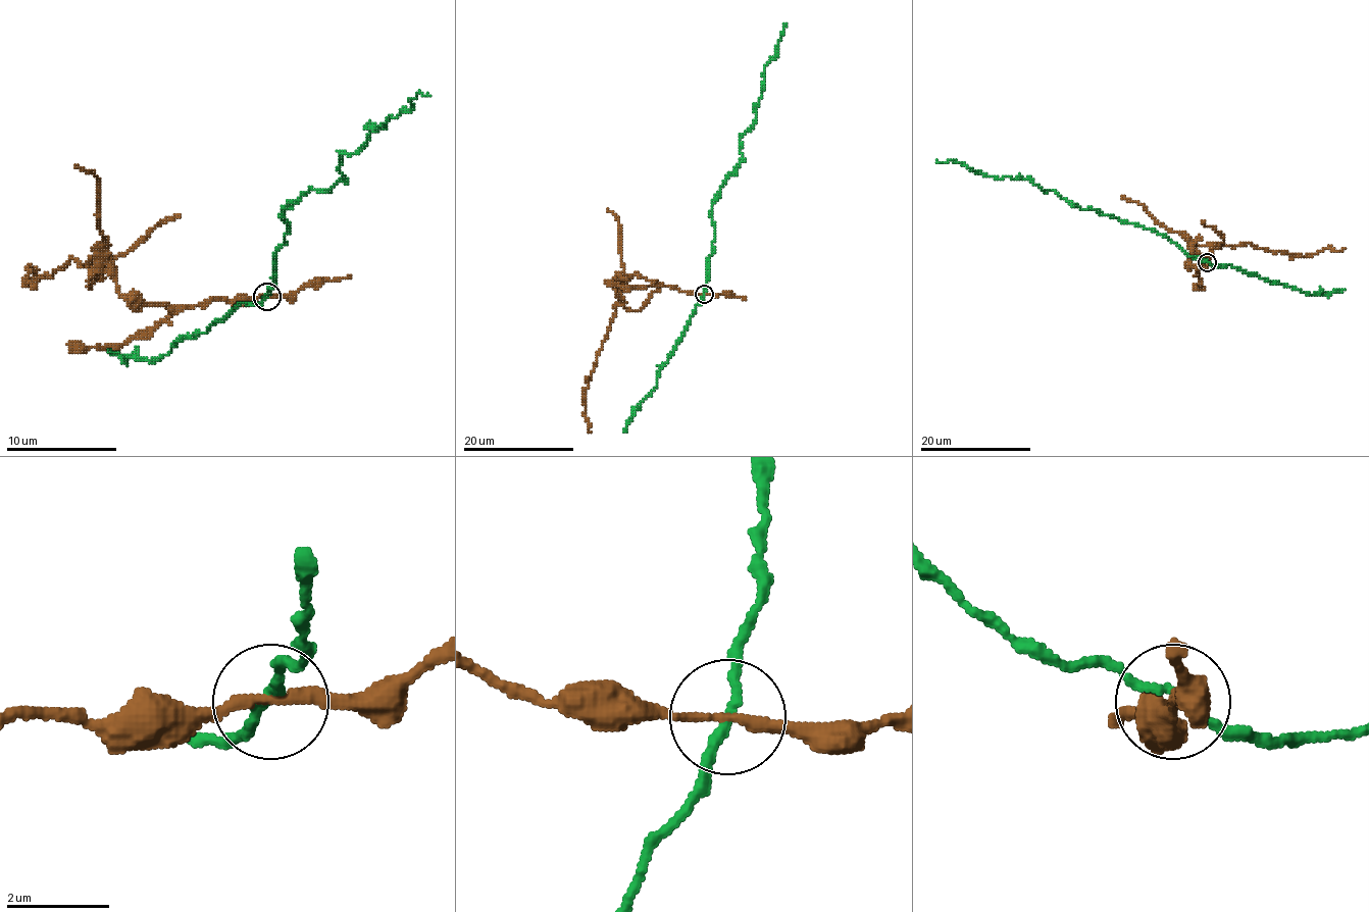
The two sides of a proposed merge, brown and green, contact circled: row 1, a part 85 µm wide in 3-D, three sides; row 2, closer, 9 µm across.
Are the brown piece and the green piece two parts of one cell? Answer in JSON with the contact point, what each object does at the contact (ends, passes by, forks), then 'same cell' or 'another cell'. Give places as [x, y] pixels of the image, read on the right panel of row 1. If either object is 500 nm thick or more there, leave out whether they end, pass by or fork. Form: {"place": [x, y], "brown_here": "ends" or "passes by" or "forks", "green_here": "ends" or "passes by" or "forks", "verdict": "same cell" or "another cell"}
{"place": [1207, 262], "brown_here": "passes by", "green_here": "passes by", "verdict": "another cell"}

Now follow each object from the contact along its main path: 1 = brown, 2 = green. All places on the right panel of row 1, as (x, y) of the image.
1: (1206, 262), (1200, 266), (1188, 262), (1193, 247), (1251, 243), (1295, 256), (1346, 247)
2: (1206, 261), (1189, 257), (1154, 231), (1080, 209), (1029, 179), (984, 175), (961, 163), (937, 160)

